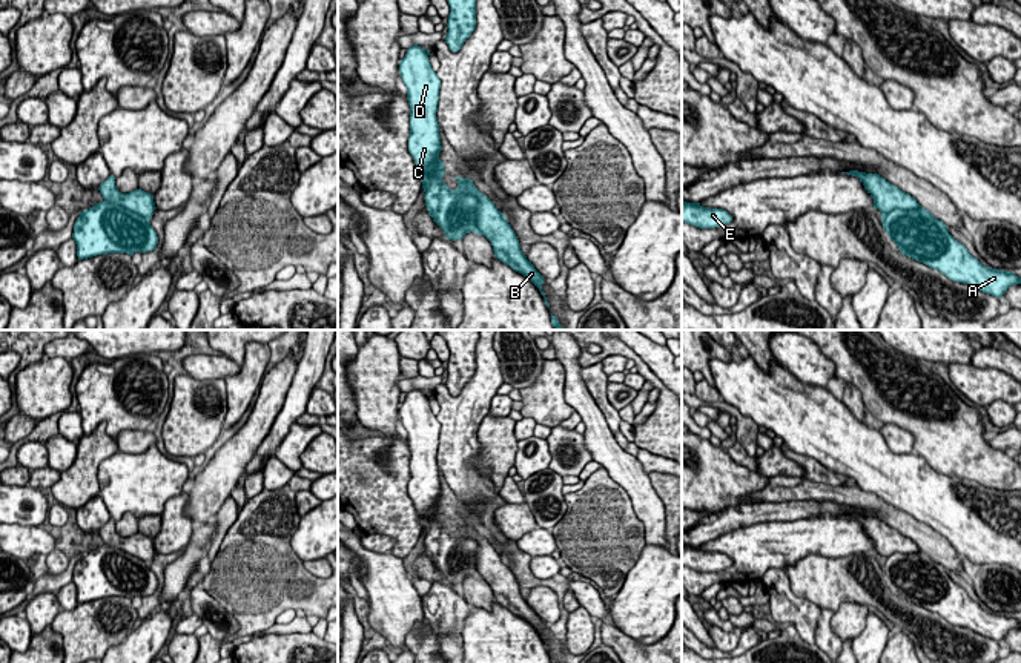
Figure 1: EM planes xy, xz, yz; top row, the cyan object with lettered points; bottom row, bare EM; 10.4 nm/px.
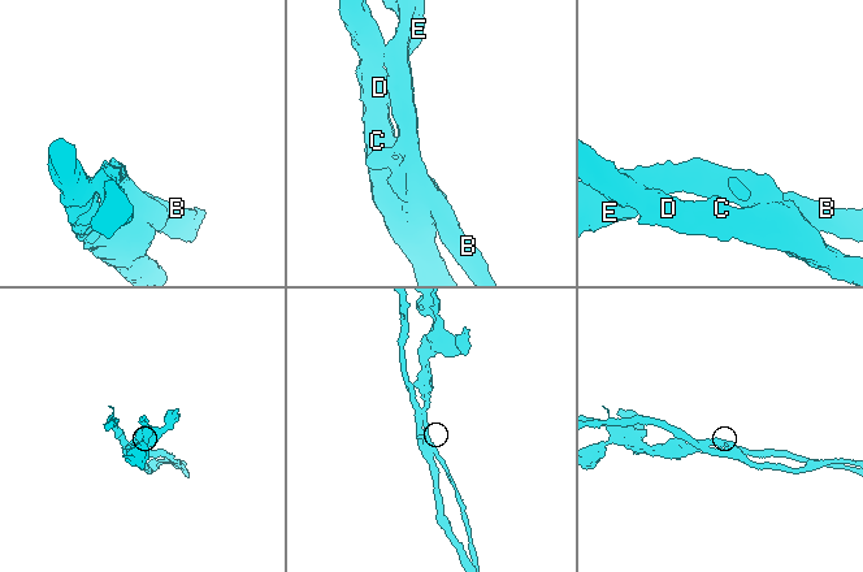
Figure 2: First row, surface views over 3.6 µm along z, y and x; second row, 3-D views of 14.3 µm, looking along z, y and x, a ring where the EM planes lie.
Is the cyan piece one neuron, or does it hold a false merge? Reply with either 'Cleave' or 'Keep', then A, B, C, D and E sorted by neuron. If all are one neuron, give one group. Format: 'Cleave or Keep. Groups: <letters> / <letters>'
Cleave. Groups: A C D / B E

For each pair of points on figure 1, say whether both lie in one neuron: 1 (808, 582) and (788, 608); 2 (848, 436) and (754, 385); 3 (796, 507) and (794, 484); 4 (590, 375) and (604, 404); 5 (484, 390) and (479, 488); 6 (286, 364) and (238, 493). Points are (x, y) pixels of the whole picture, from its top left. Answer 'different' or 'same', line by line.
1: different
2: same
3: different
4: same
5: same
6: different

